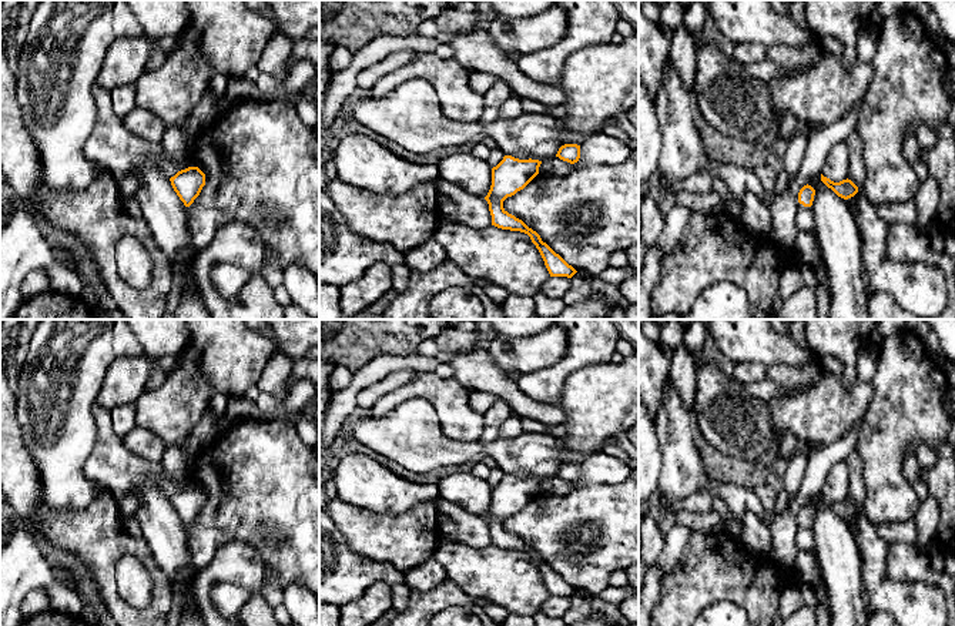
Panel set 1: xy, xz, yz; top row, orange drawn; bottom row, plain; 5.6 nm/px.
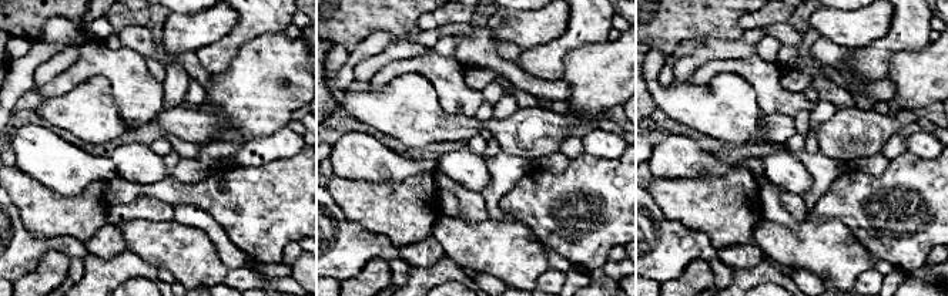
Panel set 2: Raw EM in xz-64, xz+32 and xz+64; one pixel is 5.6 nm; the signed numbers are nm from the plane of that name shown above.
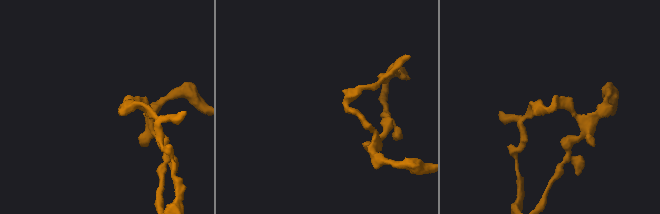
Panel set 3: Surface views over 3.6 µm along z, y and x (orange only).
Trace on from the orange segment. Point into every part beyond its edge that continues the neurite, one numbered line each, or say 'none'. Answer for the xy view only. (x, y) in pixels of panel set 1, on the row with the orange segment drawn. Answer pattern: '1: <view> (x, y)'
none

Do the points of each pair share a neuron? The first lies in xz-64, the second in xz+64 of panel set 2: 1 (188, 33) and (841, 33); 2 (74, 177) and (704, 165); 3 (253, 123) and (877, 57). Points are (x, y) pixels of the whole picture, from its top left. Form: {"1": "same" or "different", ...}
{"1": "same", "2": "same", "3": "different"}

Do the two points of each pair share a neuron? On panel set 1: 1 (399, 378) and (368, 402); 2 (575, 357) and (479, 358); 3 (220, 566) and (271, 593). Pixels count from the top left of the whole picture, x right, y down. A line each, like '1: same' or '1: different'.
1: same
2: different
3: different

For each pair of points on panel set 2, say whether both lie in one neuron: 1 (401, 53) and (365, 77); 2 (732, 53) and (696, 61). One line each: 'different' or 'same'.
1: same
2: same

